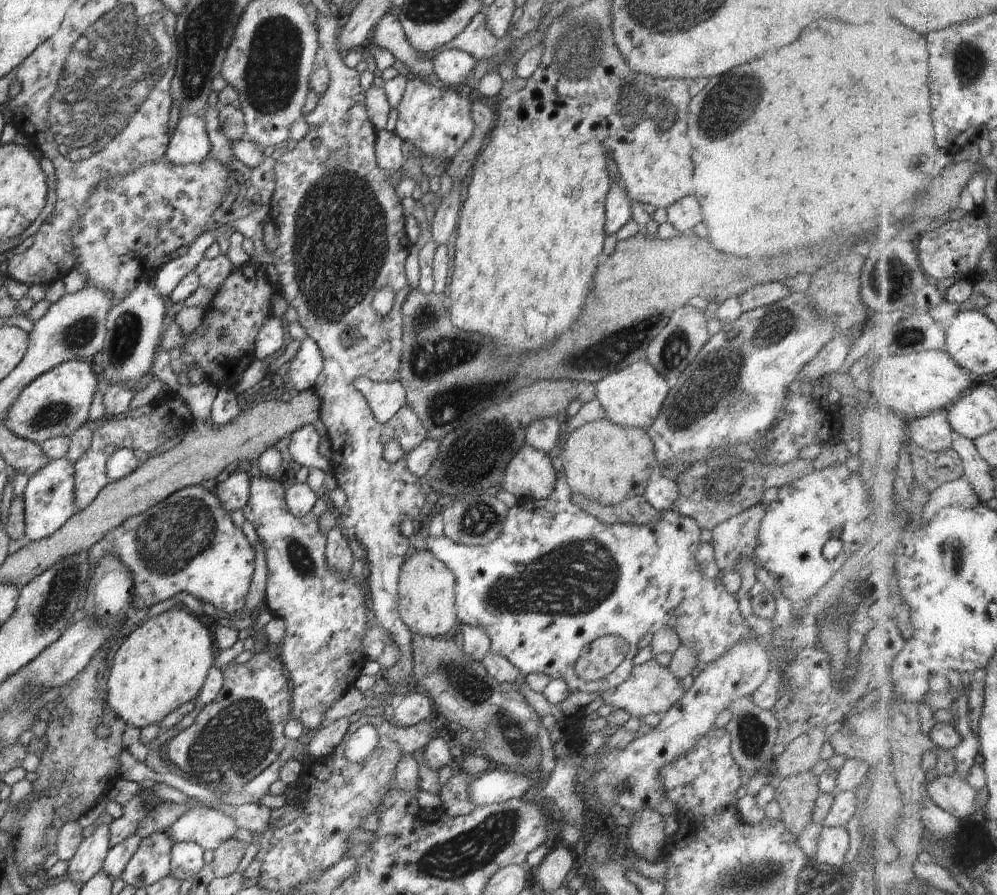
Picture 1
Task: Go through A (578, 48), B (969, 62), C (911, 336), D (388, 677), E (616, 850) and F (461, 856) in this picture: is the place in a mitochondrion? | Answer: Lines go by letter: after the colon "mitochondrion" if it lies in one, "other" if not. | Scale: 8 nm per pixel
A: mitochondrion
B: mitochondrion
C: mitochondrion
D: other
E: other
F: mitochondrion

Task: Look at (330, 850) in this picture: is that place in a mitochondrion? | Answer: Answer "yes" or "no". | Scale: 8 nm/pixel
yes

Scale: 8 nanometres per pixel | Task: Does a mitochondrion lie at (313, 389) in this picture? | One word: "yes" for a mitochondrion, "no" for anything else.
no

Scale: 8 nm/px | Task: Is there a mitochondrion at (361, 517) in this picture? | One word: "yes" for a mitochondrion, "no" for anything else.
no

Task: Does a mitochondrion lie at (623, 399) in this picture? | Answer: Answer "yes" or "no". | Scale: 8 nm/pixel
no

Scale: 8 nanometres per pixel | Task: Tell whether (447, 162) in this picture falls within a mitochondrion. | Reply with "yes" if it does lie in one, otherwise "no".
no

